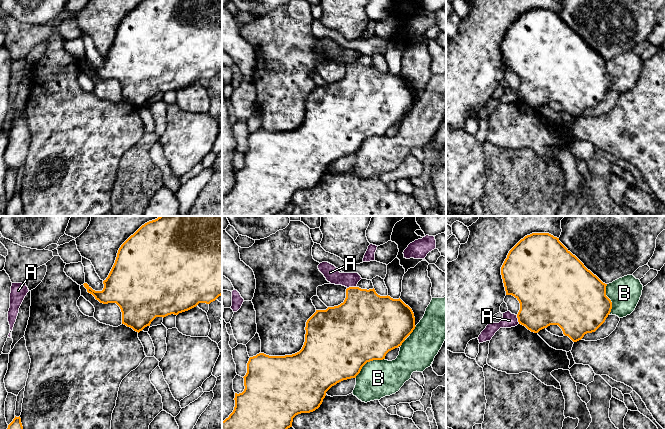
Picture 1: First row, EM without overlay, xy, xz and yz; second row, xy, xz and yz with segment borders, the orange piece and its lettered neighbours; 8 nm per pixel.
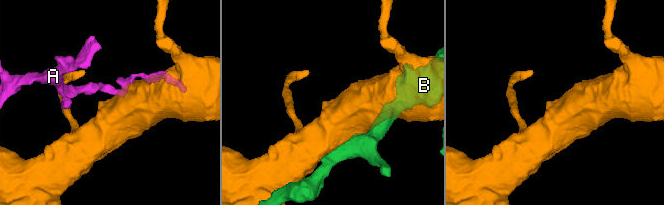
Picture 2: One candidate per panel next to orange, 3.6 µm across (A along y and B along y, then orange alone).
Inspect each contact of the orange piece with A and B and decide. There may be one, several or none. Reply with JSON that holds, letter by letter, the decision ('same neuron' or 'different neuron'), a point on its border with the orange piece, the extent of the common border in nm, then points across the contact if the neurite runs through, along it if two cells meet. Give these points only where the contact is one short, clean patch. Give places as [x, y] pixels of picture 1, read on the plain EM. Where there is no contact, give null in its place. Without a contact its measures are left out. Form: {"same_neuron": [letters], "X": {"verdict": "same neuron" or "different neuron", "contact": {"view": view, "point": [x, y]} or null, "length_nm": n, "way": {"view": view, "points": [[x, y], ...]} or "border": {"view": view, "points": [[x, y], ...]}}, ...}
{"same_neuron": [], "A": {"verdict": "different neuron", "contact": {"view": "xz", "point": [351, 63]}, "length_nm": 80, "border": {"view": "xz", "points": [[356, 62], [347, 64]]}}, "B": {"verdict": "different neuron", "contact": {"view": "xz", "point": [368, 137]}, "length_nm": 280}}

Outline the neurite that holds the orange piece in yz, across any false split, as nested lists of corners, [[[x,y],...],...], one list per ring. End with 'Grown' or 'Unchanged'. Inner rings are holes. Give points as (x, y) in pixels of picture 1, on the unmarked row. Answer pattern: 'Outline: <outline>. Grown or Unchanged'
Outline: [[[532,9],[521,15],[508,29],[501,43],[506,71],[514,72],[520,79],[517,90],[519,100],[538,109],[550,101],[558,101],[565,112],[573,118],[585,110],[595,108],[606,96],[612,85],[612,78],[606,72],[606,62],[596,51],[573,31],[560,17],[549,9]]]. Unchanged

